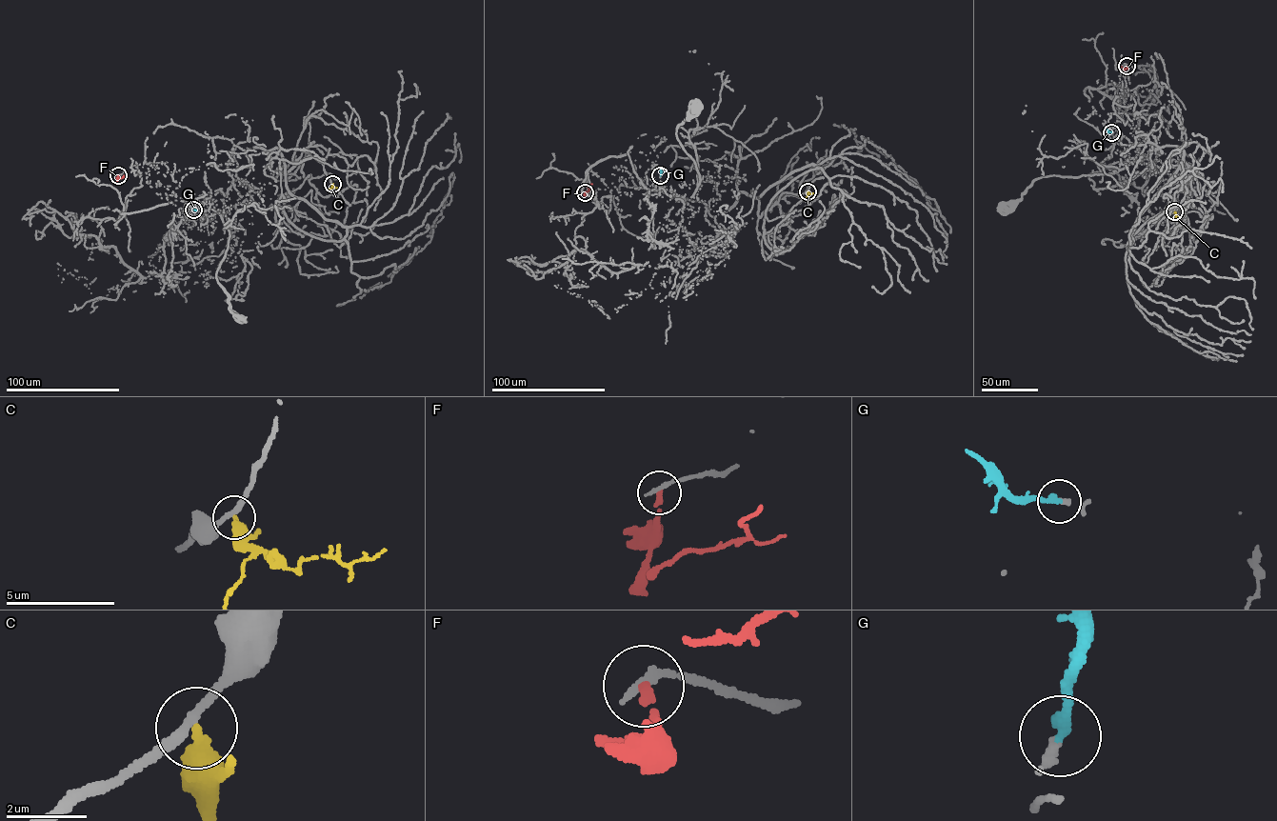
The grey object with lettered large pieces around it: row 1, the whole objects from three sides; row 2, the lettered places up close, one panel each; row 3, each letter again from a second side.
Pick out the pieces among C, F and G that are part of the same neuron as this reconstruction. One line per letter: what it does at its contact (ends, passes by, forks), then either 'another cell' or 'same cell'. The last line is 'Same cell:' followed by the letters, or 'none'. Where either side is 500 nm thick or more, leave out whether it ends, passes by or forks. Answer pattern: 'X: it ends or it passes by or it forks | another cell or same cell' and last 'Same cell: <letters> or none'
C: it ends | another cell
F: it ends | another cell
G: it ends | same cell
Same cell: G

